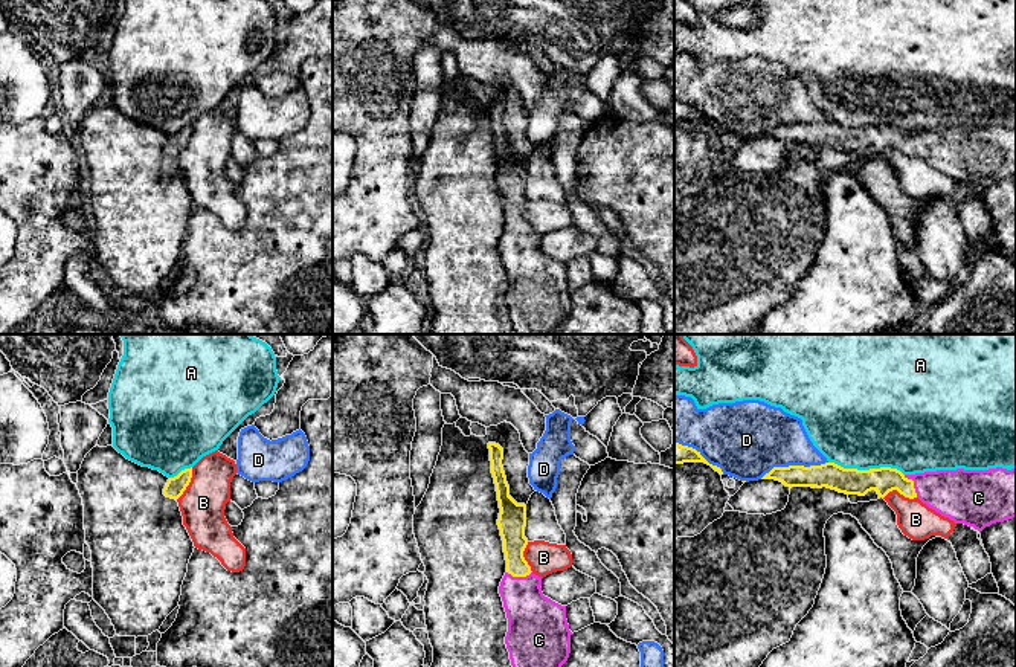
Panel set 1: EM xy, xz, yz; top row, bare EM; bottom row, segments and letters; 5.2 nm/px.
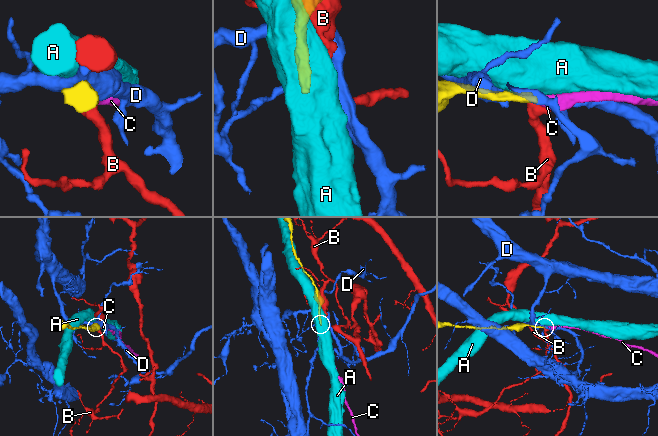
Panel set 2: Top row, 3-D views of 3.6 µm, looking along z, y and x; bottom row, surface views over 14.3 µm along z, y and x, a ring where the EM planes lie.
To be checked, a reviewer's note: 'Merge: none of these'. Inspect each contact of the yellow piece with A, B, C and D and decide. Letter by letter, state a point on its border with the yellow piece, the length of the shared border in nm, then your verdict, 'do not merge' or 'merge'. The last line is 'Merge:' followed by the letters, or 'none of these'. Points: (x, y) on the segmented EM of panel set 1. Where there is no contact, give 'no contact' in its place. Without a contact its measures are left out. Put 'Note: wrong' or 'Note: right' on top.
Note: wrong
A: contact yz (867, 470); length 400 nm; do not merge
B: contact xy (188, 484); length 200 nm; do not merge
C: contact yz (913, 484); length 140 nm; merge
D: contact yz (794, 466); length 380 nm; do not merge
Merge: C

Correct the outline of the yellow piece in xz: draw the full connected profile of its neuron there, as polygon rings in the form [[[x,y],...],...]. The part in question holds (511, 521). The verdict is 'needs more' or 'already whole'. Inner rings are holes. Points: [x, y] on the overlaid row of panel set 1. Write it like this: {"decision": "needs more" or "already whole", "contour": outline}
{"decision": "needs more", "contour": [[[488,443],[491,473],[499,501],[497,525],[503,540],[506,572],[499,594],[508,618],[505,644],[513,667],[561,667],[571,653],[571,635],[566,606],[542,592],[542,577],[531,571],[523,557],[526,505],[510,496],[503,472],[503,449]]]}

